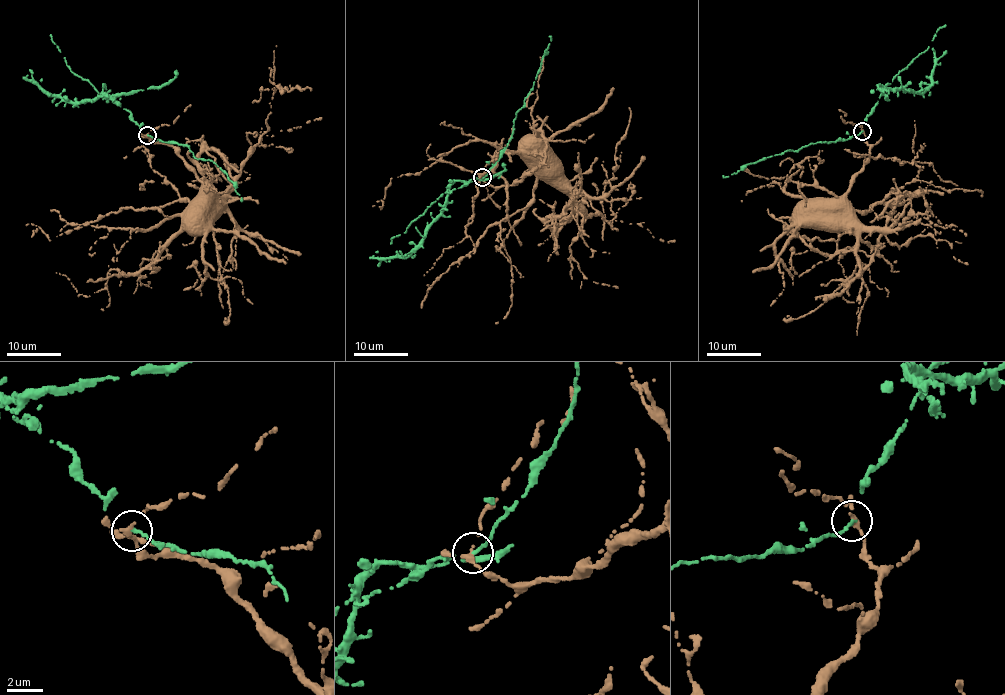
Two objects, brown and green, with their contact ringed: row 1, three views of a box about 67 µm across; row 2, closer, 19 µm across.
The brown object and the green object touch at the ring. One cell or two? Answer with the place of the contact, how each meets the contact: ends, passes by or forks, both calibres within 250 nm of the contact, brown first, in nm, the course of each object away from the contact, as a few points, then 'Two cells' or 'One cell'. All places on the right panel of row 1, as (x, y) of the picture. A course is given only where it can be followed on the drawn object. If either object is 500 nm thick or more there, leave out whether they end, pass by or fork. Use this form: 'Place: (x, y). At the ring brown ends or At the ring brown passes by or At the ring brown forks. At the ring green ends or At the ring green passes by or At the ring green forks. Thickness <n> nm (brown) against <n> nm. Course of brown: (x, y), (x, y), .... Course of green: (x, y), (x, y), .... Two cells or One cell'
Place: (862, 131). At the ring brown forks. At the ring green ends. Thickness 200 nm (brown) against 220 nm. Course of brown: (861, 131), (871, 154), (846, 194), (848, 206), (844, 215). Course of green: (861, 131), (884, 88), (901, 87), (917, 92), (930, 85), (935, 52), (932, 49). Two cells

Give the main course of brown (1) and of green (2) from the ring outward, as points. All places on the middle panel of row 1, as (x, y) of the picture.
1: (482, 177), (492, 186), (509, 186), (540, 170), (554, 171), (552, 174)
2: (482, 177), (447, 191), (445, 207), (408, 254), (372, 258), (378, 251)

